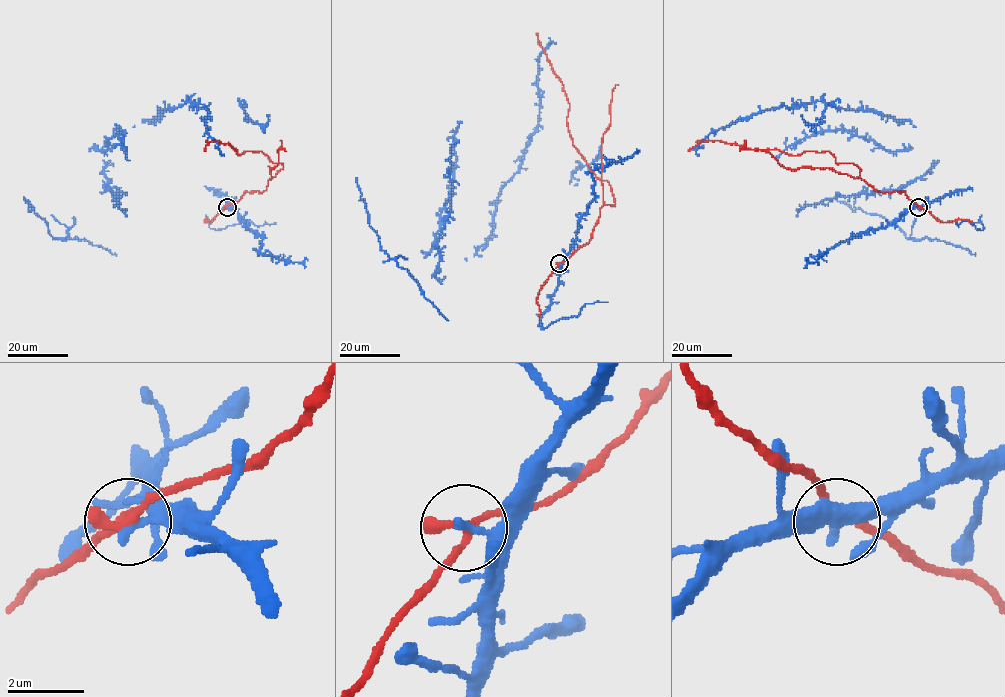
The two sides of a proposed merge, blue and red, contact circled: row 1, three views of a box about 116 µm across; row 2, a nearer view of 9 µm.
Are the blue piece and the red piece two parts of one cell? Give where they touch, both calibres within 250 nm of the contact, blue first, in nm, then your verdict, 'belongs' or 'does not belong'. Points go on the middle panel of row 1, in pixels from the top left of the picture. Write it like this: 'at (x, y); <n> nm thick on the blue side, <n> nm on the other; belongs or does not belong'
at (559, 263); 260 nm thick on the blue side, 280 nm on the other; belongs

